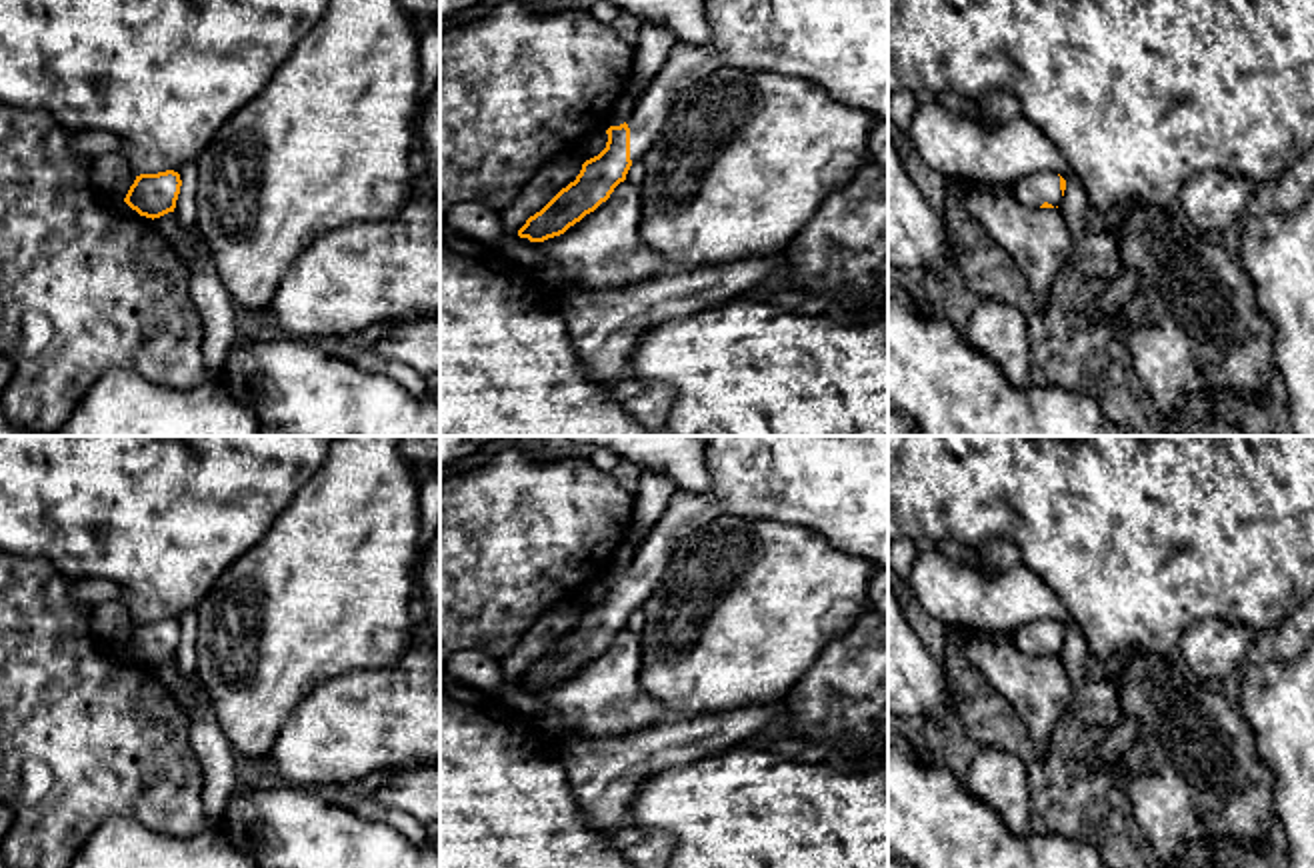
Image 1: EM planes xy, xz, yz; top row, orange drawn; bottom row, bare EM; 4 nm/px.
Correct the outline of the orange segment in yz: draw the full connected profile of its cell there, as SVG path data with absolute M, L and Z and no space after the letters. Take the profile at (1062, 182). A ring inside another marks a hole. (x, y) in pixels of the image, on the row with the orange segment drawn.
M1042 170L1014 180L1010 194L1028 208L1058 208L1066 190L1066 180L1052 172Z

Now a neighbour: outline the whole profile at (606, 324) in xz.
M504 234L492 250L536 278L566 320L584 368L610 388L628 374L628 360L646 330L734 300L786 264L786 254L776 252L670 272L624 288L590 290L566 284L556 264L516 234Z

